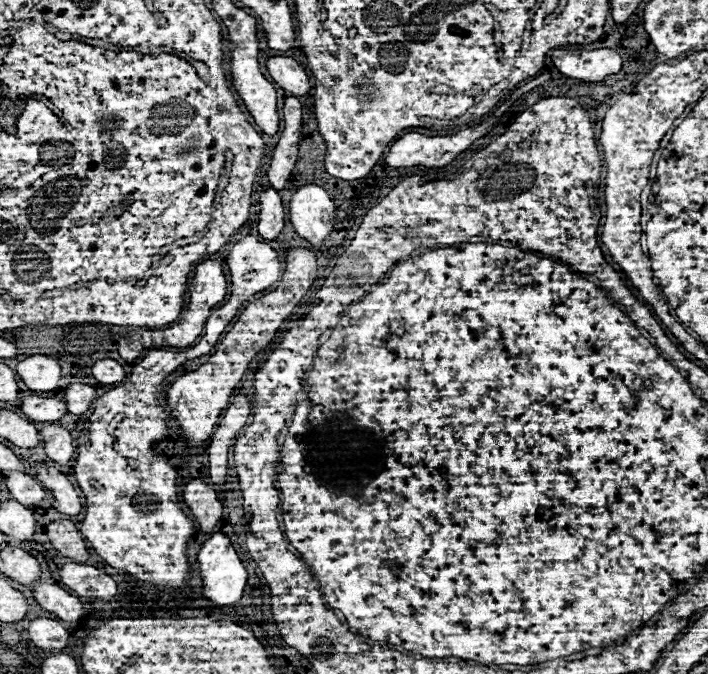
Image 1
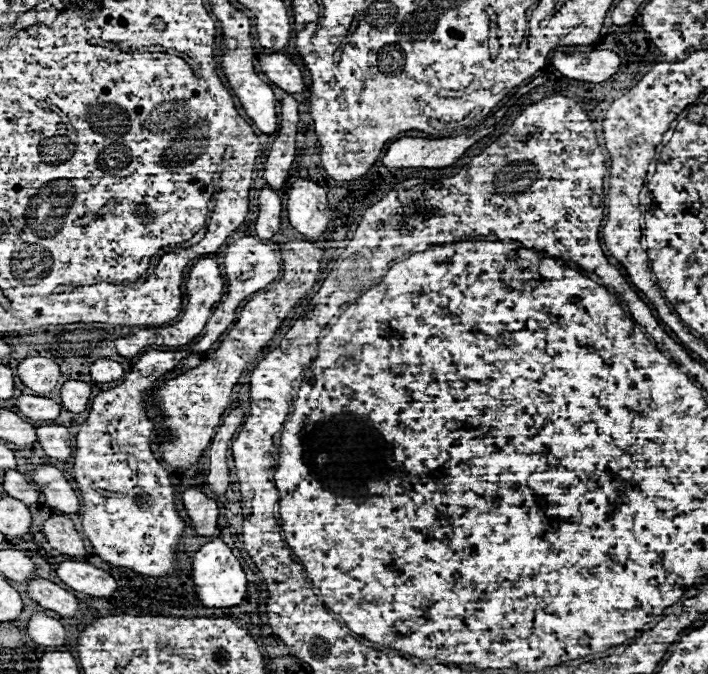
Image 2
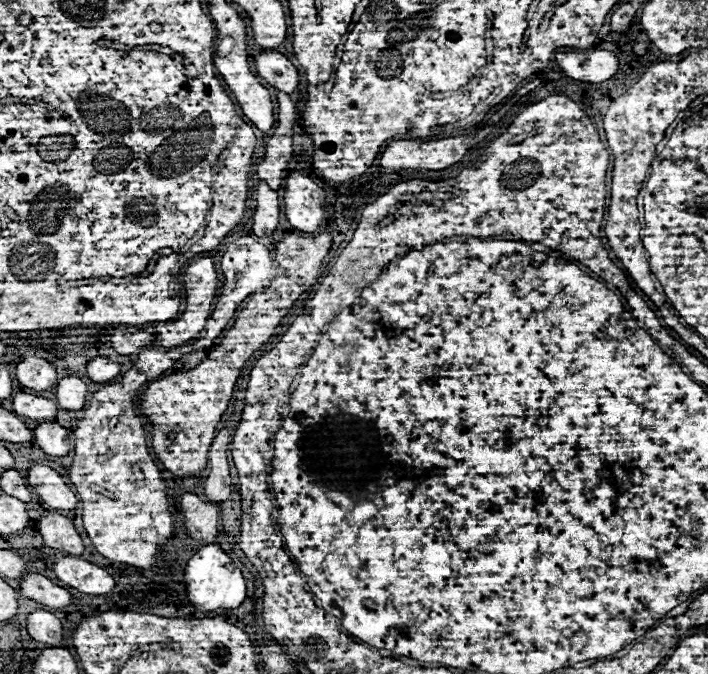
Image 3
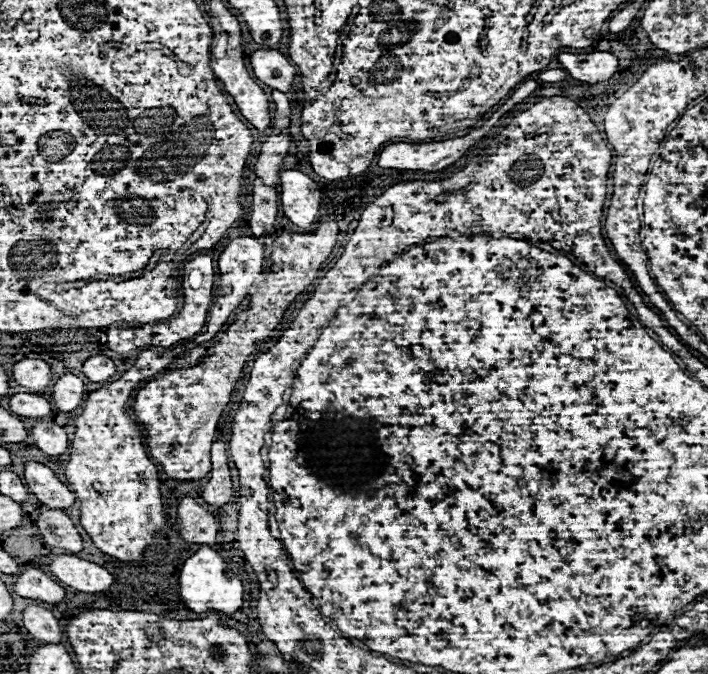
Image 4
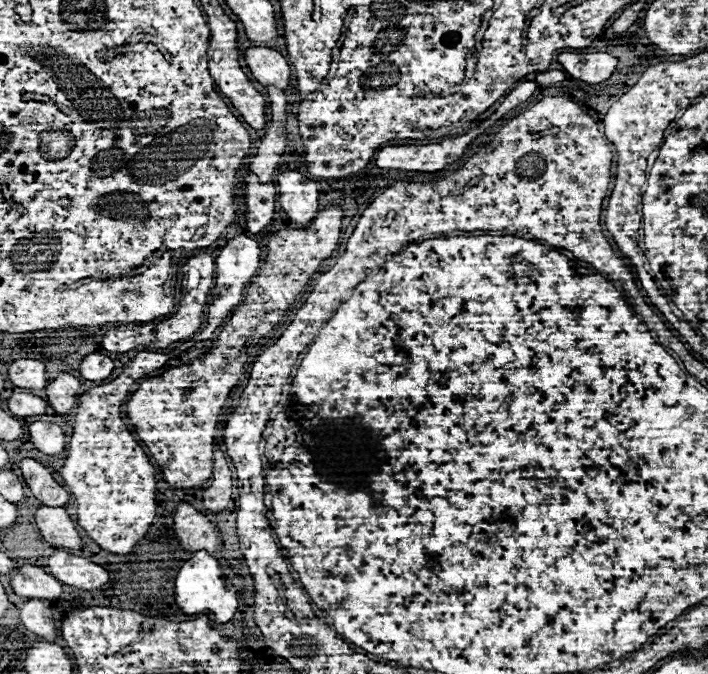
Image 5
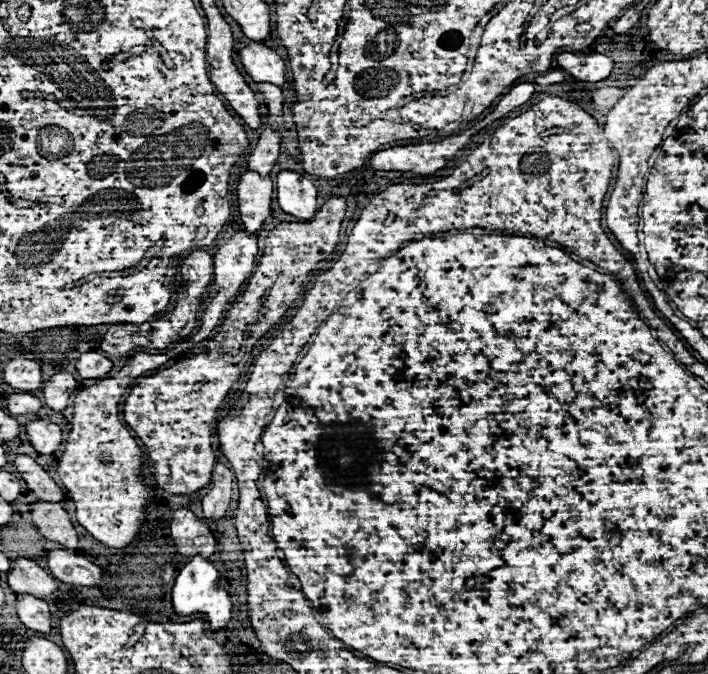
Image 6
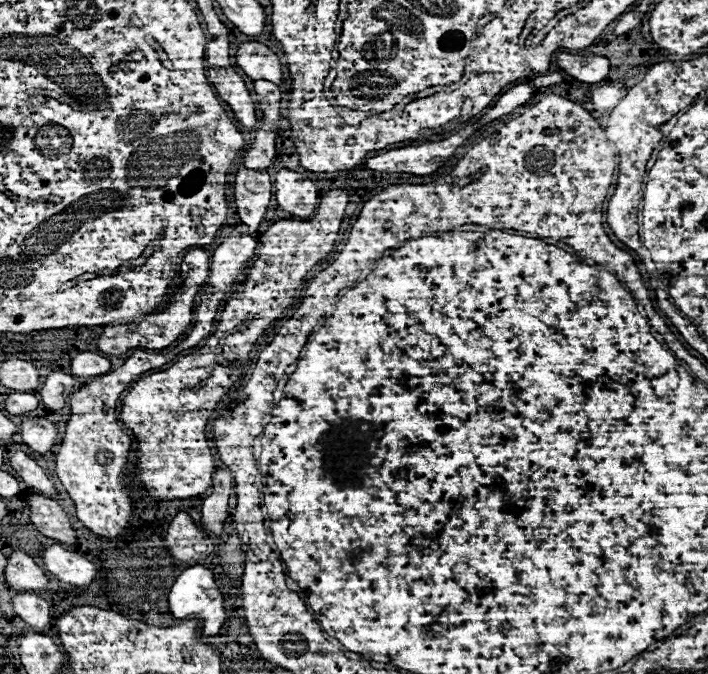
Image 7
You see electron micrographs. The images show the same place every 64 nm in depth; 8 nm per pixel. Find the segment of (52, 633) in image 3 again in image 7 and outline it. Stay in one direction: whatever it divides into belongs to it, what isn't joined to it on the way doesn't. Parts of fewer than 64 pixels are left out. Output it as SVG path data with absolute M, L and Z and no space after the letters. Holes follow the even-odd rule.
M16 592L12 598L18 616L36 630L44 630L50 624L50 604L36 592Z

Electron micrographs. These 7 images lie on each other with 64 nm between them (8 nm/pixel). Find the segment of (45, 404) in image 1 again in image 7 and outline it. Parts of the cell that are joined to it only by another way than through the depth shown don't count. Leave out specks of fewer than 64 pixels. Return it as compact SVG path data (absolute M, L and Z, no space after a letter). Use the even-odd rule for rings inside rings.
M12 392L8 394L4 406L10 414L26 414L38 408L38 398L30 392Z

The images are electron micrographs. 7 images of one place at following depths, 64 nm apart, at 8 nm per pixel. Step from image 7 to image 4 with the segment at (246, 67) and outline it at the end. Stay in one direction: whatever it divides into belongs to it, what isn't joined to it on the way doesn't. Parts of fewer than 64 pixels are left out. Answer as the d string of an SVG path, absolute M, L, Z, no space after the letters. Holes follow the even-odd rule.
M256 50L250 54L254 76L270 88L288 92L292 88L296 68L278 50Z

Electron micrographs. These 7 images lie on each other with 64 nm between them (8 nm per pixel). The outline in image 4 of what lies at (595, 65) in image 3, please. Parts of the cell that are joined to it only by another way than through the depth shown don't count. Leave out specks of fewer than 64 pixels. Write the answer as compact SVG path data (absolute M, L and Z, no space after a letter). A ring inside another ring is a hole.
M562 52L558 54L558 62L572 78L588 84L610 80L618 70L618 58L610 52L590 52L590 54Z

